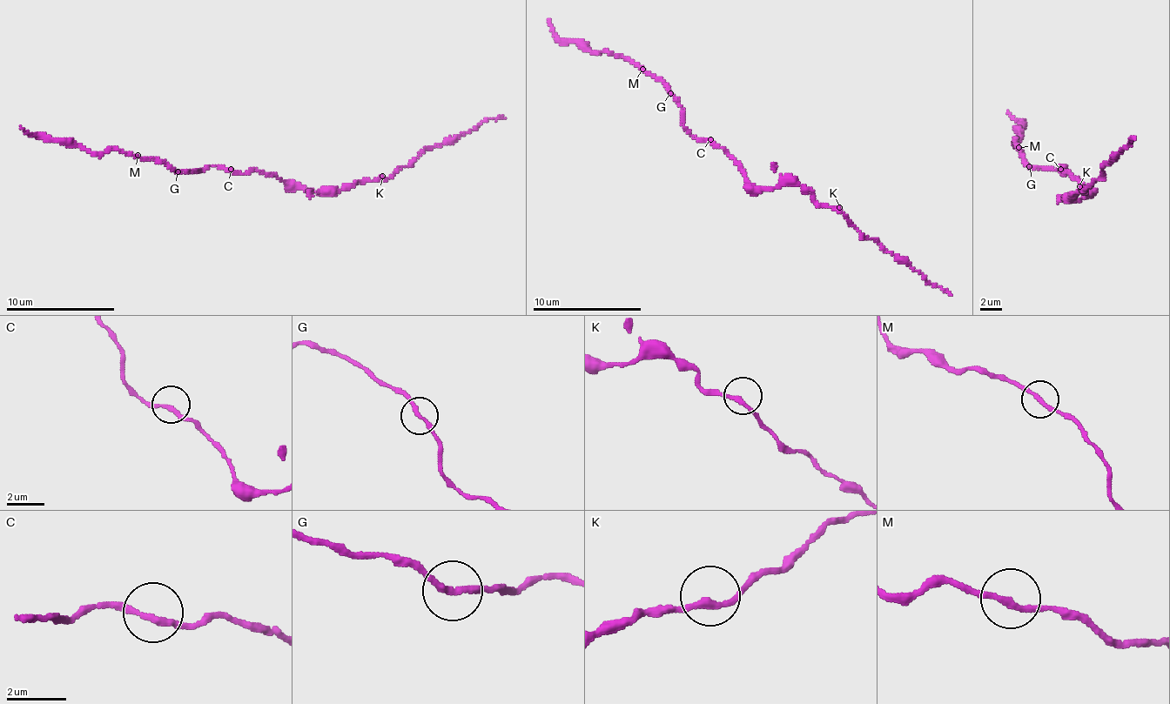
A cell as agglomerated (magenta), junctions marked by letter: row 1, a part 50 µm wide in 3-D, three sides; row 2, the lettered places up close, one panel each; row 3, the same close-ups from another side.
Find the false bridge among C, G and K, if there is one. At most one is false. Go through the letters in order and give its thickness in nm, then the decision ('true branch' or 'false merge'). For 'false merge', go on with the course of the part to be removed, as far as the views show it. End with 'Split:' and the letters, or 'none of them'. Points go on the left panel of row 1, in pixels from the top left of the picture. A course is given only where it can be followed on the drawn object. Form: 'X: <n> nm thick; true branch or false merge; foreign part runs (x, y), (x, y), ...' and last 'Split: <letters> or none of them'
C: 200 nm thick; true branch
G: 220 nm thick; true branch
K: 200 nm thick; true branch
Split: none of them

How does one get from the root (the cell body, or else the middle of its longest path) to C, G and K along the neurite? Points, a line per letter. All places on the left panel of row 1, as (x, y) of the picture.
C: (263, 170), (238, 174), (231, 169)
G: (263, 170), (238, 174), (231, 169), (215, 165), (208, 166), (197, 172), (193, 170), (178, 170)
K: (263, 170), (273, 173), (297, 189), (312, 189), (314, 191), (339, 192), (360, 181), (372, 181), (382, 176)

